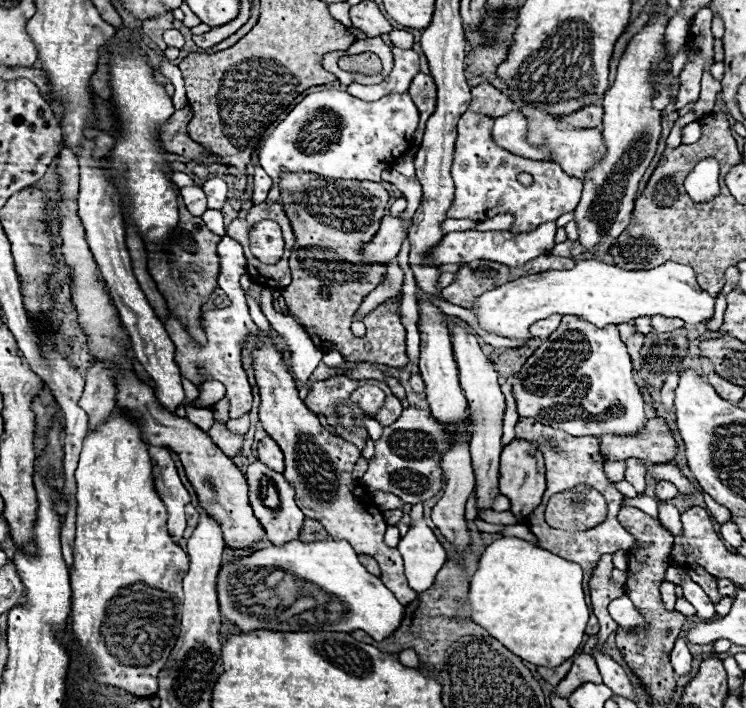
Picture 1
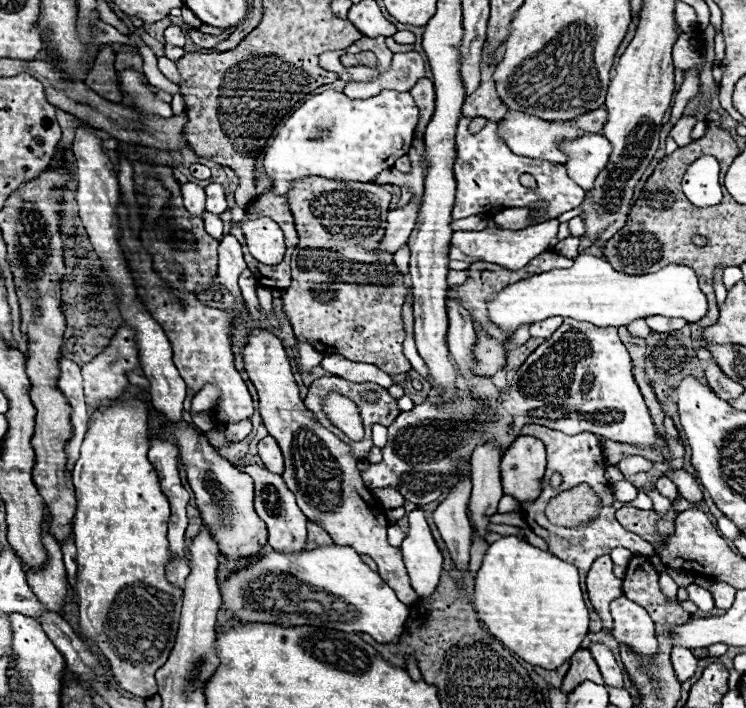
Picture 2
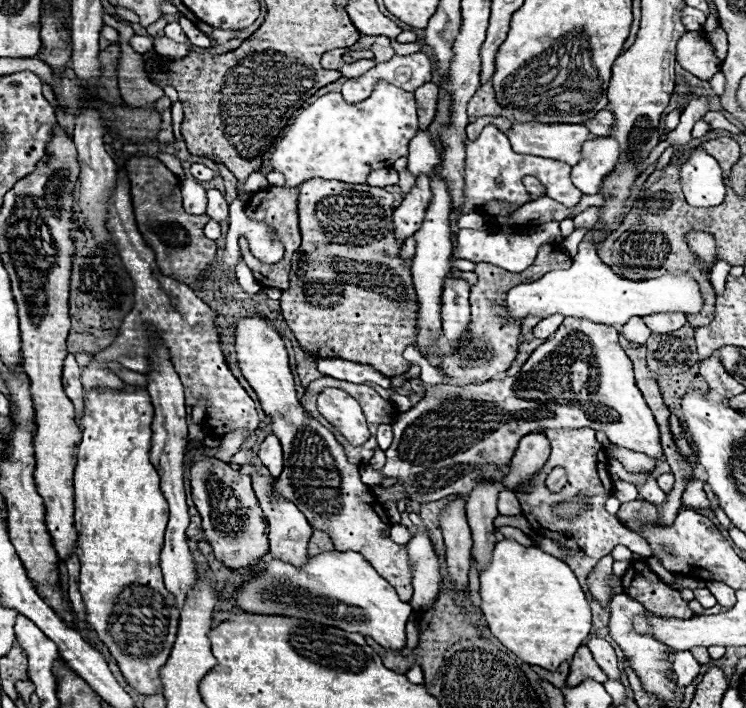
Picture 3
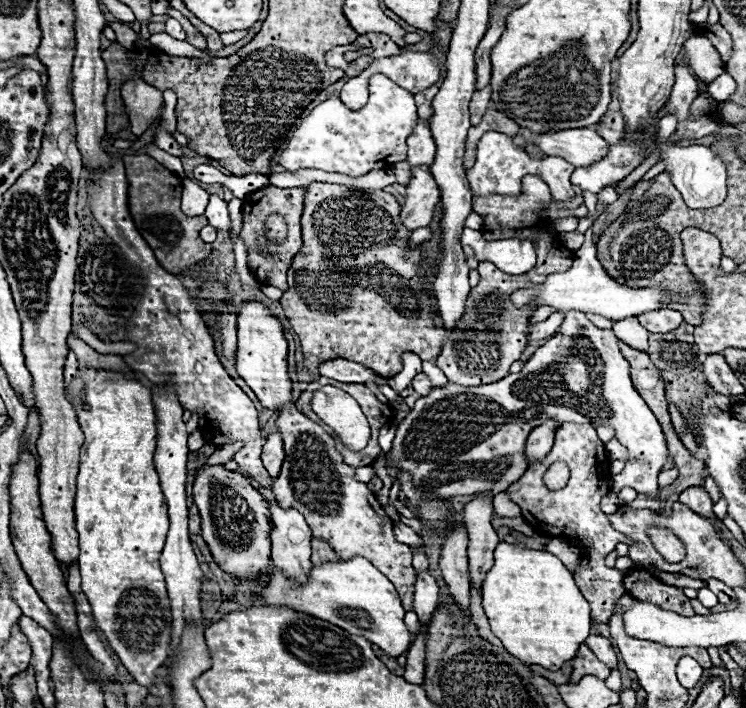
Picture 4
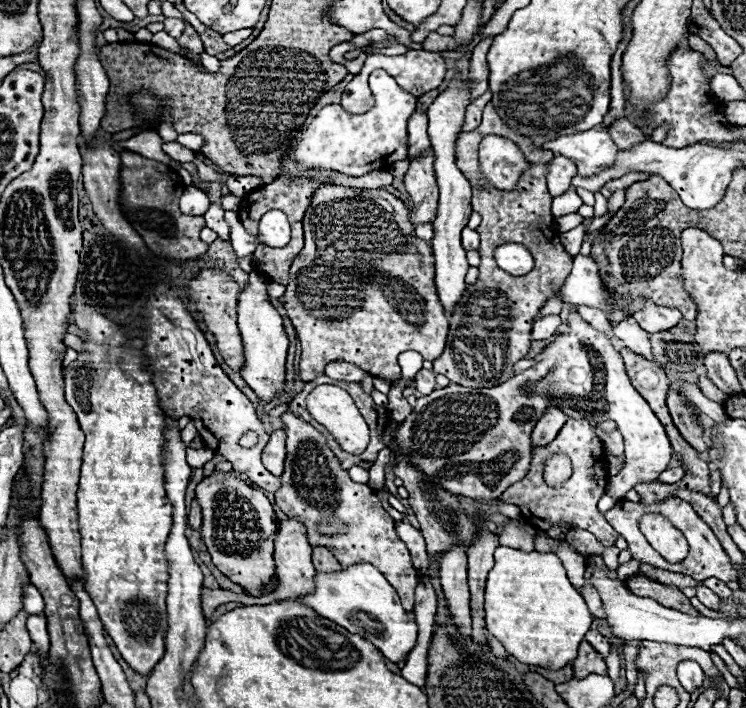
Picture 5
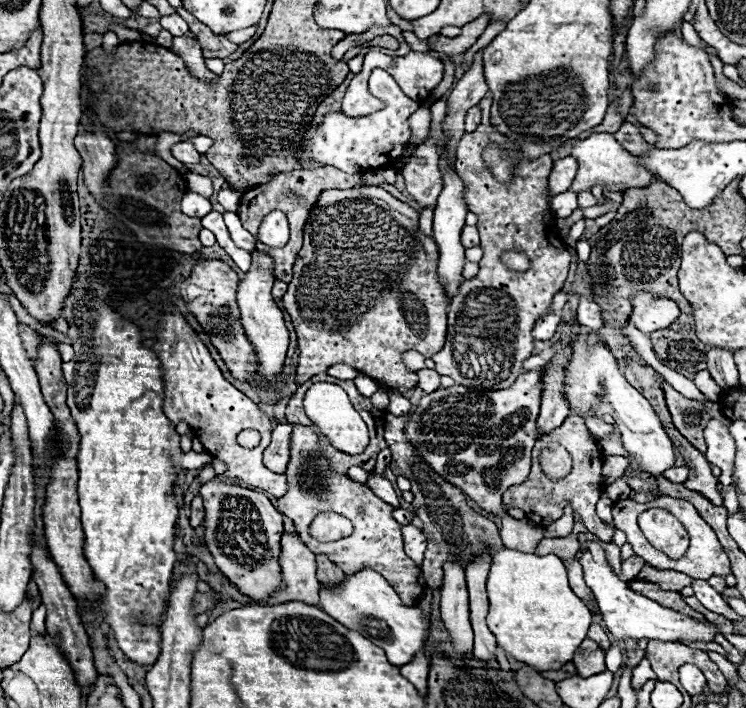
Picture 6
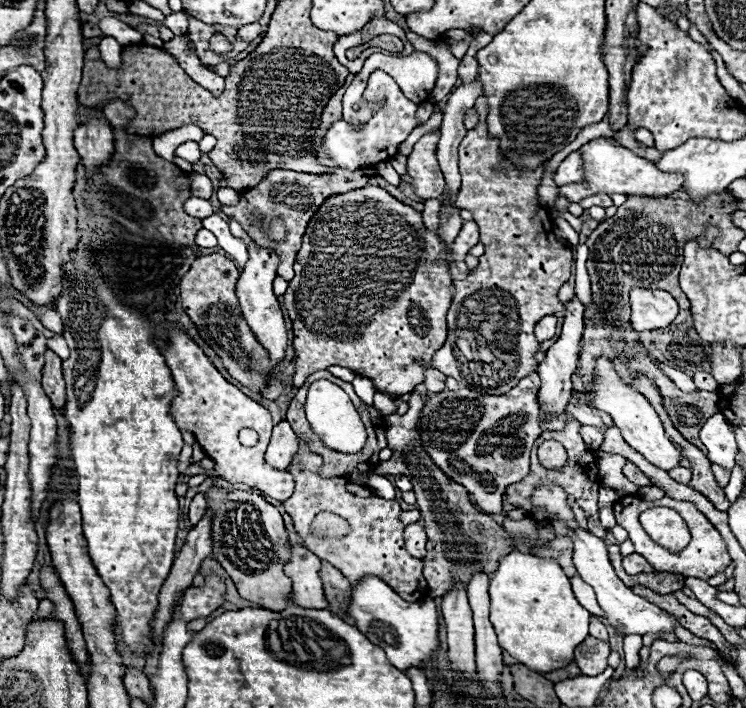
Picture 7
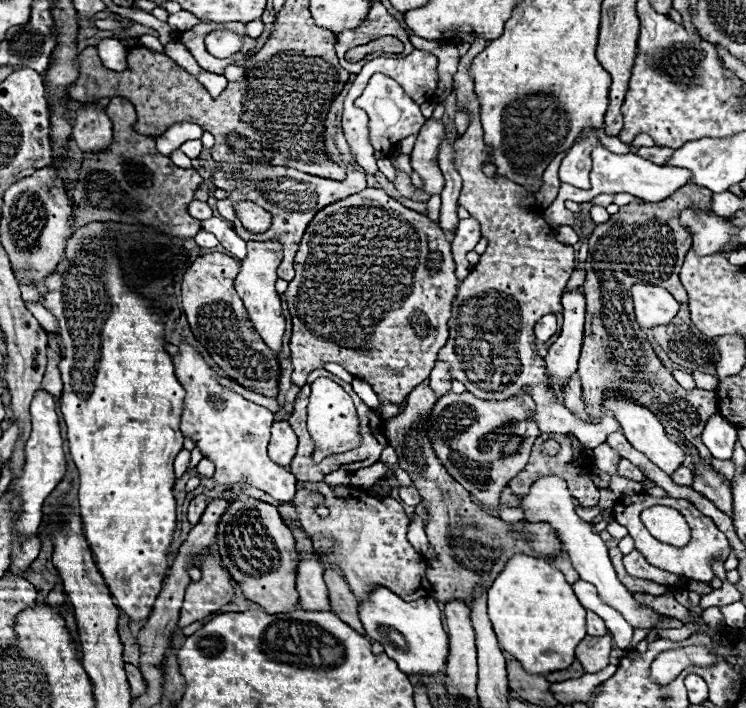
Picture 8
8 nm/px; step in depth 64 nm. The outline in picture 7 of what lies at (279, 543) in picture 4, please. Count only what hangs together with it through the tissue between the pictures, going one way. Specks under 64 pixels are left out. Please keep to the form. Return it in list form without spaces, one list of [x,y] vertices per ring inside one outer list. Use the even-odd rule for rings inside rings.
[[[292,546],[292,558],[284,566],[292,578],[292,602],[304,608],[328,608],[324,598],[324,584],[320,580],[320,560],[302,546]]]

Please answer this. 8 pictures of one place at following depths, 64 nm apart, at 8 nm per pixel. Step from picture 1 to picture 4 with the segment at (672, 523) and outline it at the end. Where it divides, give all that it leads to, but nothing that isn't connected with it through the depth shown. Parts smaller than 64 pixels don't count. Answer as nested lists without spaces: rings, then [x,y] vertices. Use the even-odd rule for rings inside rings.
[[[568,312],[564,324],[560,326],[560,332],[536,350],[522,372],[508,374],[500,382],[484,386],[464,388],[450,382],[444,388],[432,388],[428,396],[416,400],[414,408],[408,412],[402,424],[398,424],[392,450],[388,452],[390,466],[394,470],[410,472],[414,476],[414,486],[422,486],[438,494],[440,498],[476,496],[484,492],[500,494],[506,492],[506,488],[520,480],[520,476],[526,472],[528,462],[522,454],[522,448],[526,446],[528,434],[538,424],[544,424],[550,418],[576,424],[588,422],[594,426],[612,424],[616,430],[616,438],[628,448],[630,460],[636,460],[626,462],[626,468],[620,474],[612,476],[612,492],[618,494],[624,486],[630,486],[636,492],[658,496],[656,478],[668,460],[668,446],[656,416],[632,386],[628,362],[620,354],[616,342],[618,338],[612,330],[596,328],[582,312]],[[542,366],[546,368],[542,370]],[[488,402],[494,402],[500,408],[488,408]]]

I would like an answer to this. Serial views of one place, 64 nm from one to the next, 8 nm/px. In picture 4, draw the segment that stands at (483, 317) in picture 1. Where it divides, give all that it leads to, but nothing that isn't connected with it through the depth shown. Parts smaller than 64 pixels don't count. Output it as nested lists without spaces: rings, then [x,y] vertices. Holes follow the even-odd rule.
[[[592,227],[584,234],[584,244],[578,252],[574,252],[574,266],[568,272],[560,274],[550,274],[544,284],[540,284],[534,290],[518,290],[512,294],[512,302],[522,308],[524,304],[530,304],[534,300],[536,306],[554,306],[560,312],[570,312],[570,310],[580,310],[580,312],[592,312],[600,314],[612,322],[624,320],[628,316],[638,316],[642,312],[654,310],[654,308],[664,308],[660,304],[662,298],[662,288],[628,288],[618,282],[614,282],[602,268],[602,264],[596,258],[596,246],[592,242]]]

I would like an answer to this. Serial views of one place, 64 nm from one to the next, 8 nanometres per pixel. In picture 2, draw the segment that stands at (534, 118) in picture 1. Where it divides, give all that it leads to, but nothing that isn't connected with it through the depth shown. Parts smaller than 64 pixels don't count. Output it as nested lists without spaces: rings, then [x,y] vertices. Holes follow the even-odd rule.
[[[584,134],[582,138],[564,144],[562,150],[570,156],[570,160],[566,162],[568,176],[588,192],[592,190],[600,168],[606,168],[612,144],[600,134]]]

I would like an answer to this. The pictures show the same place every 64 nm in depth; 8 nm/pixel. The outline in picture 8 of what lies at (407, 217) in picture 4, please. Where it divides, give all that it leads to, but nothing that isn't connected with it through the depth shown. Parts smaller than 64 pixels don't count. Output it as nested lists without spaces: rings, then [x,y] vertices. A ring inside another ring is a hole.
[[[428,118],[418,132],[414,150],[410,154],[412,168],[424,178],[424,192],[428,194],[440,194],[444,186],[444,178],[438,168],[438,152],[444,136],[446,134],[444,134],[442,120]]]

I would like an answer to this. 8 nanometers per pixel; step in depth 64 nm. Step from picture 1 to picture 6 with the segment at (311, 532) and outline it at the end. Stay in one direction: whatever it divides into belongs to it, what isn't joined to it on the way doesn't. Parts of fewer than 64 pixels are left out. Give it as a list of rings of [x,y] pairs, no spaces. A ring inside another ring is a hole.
[[[318,554],[318,556],[316,556],[316,562],[318,562],[318,580],[320,580],[324,586],[332,588],[332,586],[340,584],[340,580],[344,580],[346,574],[344,574],[336,564],[332,564],[324,554]]]

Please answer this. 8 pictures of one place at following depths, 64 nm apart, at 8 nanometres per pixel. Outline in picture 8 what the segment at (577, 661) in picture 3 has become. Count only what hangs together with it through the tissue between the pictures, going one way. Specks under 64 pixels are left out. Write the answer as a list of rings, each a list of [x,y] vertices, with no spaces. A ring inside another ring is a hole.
[[[608,634],[586,636],[576,648],[576,660],[580,660],[584,670],[592,674],[592,672],[598,672],[610,664],[608,662],[610,650],[612,650],[612,640]]]

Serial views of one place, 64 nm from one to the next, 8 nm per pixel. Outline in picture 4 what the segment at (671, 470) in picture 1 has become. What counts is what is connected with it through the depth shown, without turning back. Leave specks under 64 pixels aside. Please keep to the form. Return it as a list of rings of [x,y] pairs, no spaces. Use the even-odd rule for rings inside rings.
[[[688,488],[688,490],[684,490],[682,496],[680,496],[680,502],[682,502],[682,504],[688,504],[688,508],[692,508],[696,514],[706,516],[706,520],[712,522],[712,526],[716,528],[716,532],[718,532],[718,536],[724,540],[724,544],[730,546],[730,540],[726,538],[720,520],[718,520],[716,514],[712,512],[712,498],[708,496],[708,492],[706,492],[704,488]]]

